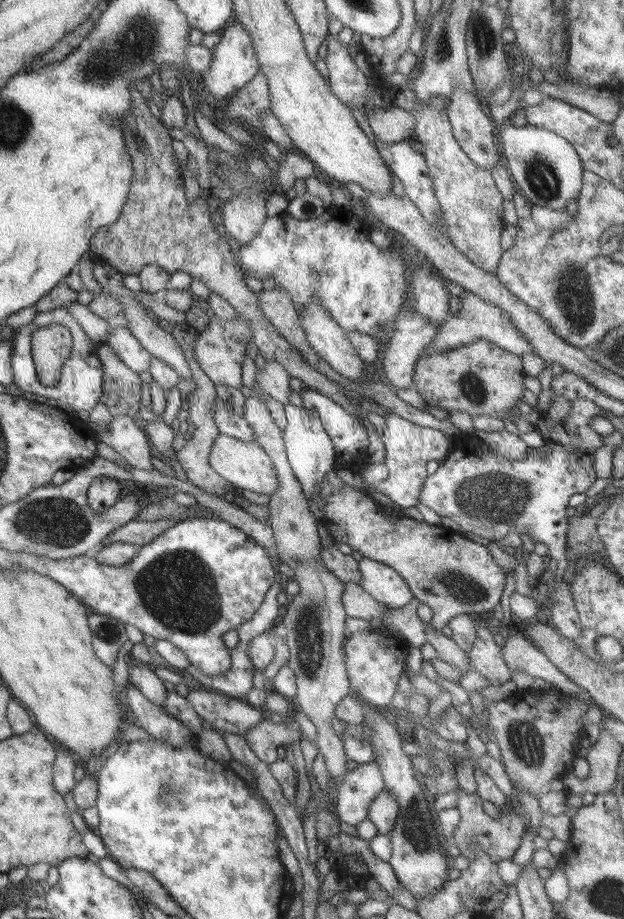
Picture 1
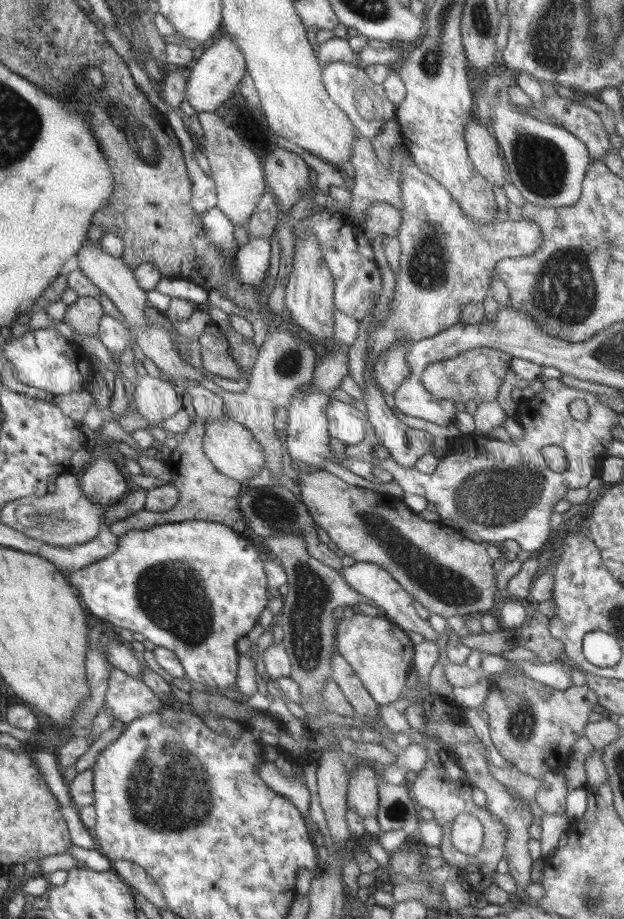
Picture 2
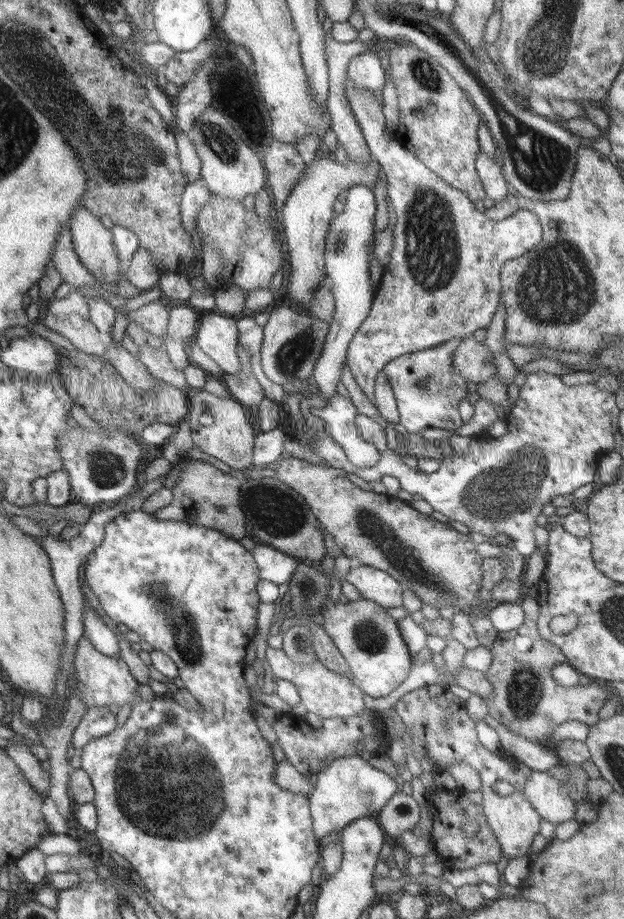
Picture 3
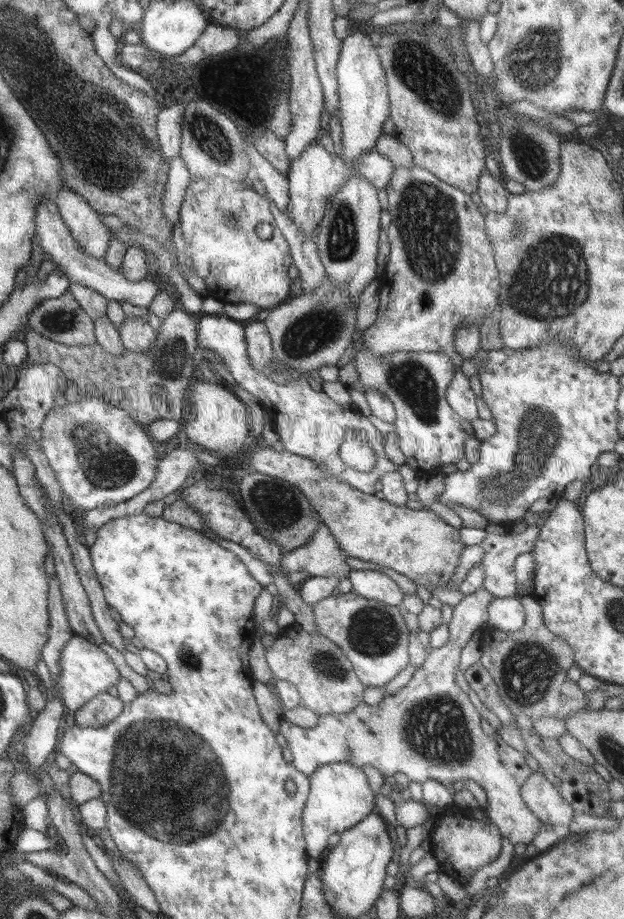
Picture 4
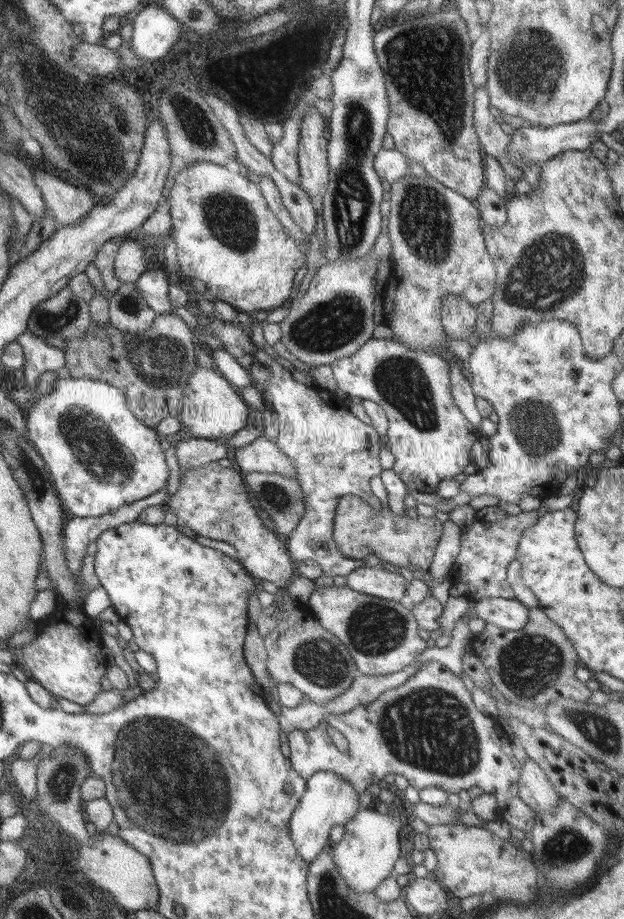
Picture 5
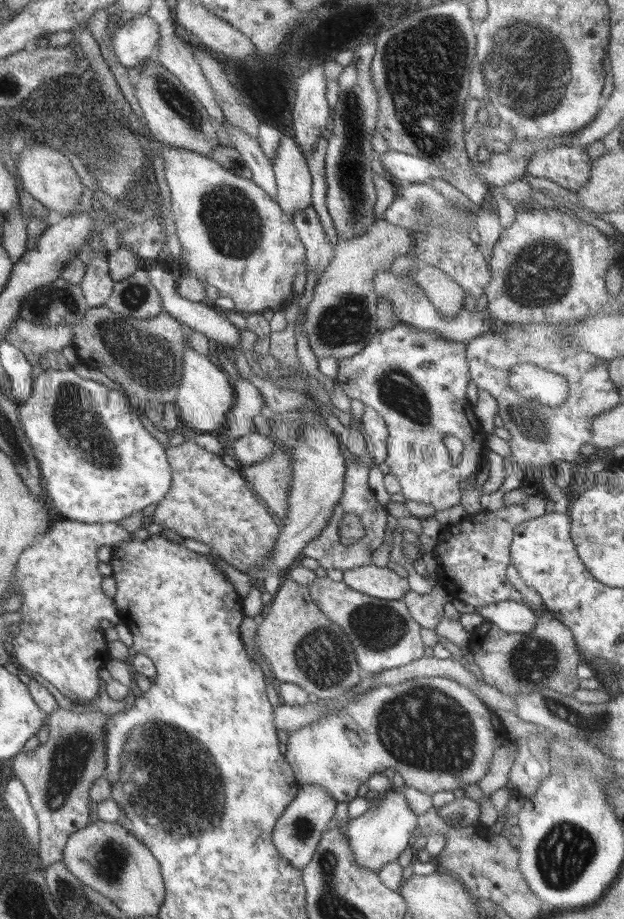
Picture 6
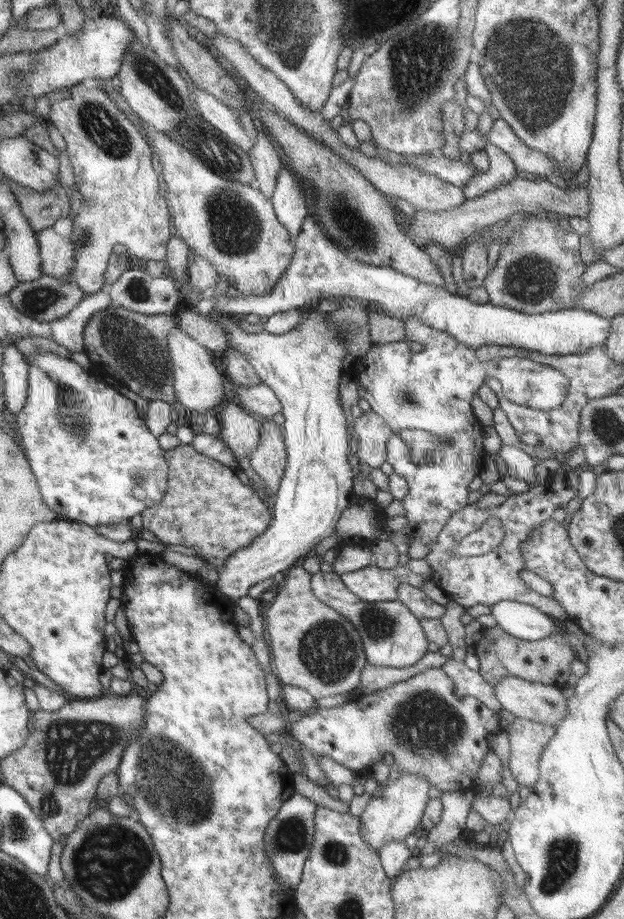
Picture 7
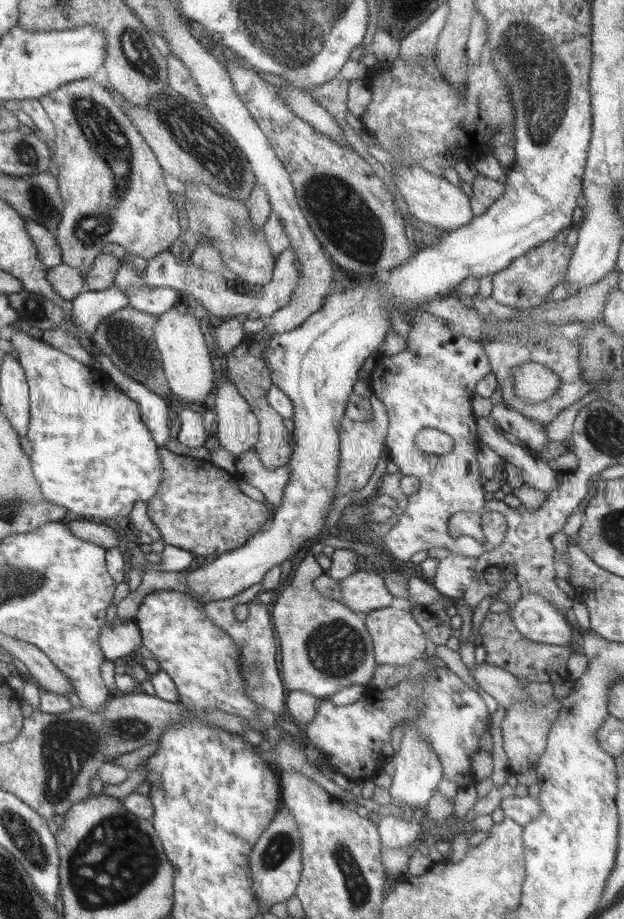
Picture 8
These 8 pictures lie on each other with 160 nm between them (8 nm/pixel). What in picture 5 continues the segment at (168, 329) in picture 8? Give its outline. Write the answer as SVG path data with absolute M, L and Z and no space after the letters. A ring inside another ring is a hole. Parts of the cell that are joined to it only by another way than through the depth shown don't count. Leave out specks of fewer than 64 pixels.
M198 366L190 374L189 381L182 391L182 399L178 419L182 426L190 430L196 438L206 440L225 440L236 435L247 425L251 407L242 398L239 391L223 375L209 368Z

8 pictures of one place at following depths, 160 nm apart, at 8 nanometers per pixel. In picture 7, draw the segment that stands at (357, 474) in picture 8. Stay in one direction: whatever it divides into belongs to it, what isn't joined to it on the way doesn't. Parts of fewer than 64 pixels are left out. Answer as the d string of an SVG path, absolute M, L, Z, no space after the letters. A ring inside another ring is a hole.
M374 411L362 413L354 418L354 436L350 435L350 453L368 466L379 468L387 459L387 442L392 436L386 421Z

